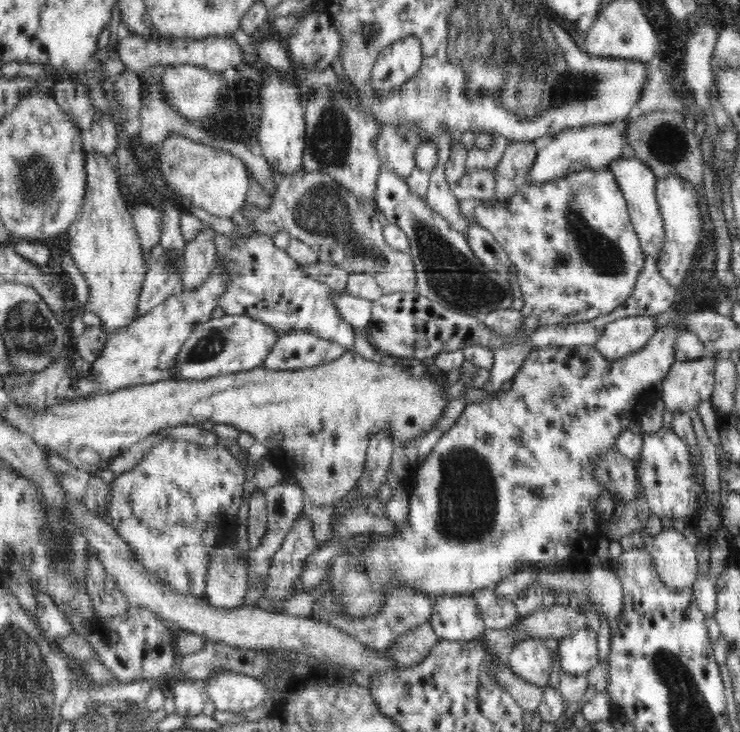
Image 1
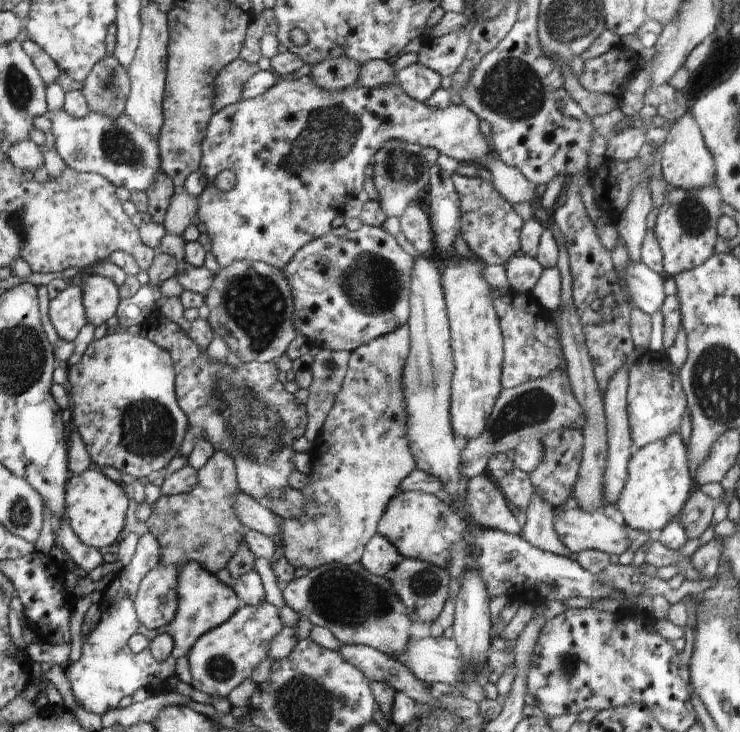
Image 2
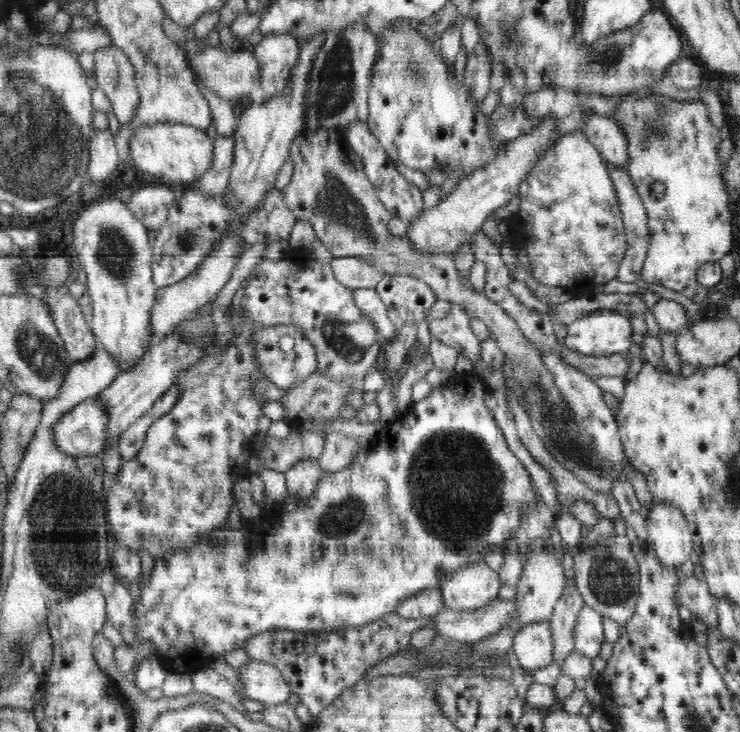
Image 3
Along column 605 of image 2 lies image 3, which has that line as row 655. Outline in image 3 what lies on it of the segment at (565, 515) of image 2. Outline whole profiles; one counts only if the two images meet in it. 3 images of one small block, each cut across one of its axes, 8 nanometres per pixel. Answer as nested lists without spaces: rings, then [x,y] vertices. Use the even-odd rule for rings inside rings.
[[[548,619],[523,626],[513,638],[514,654],[524,671],[531,673],[553,661],[553,640]]]

